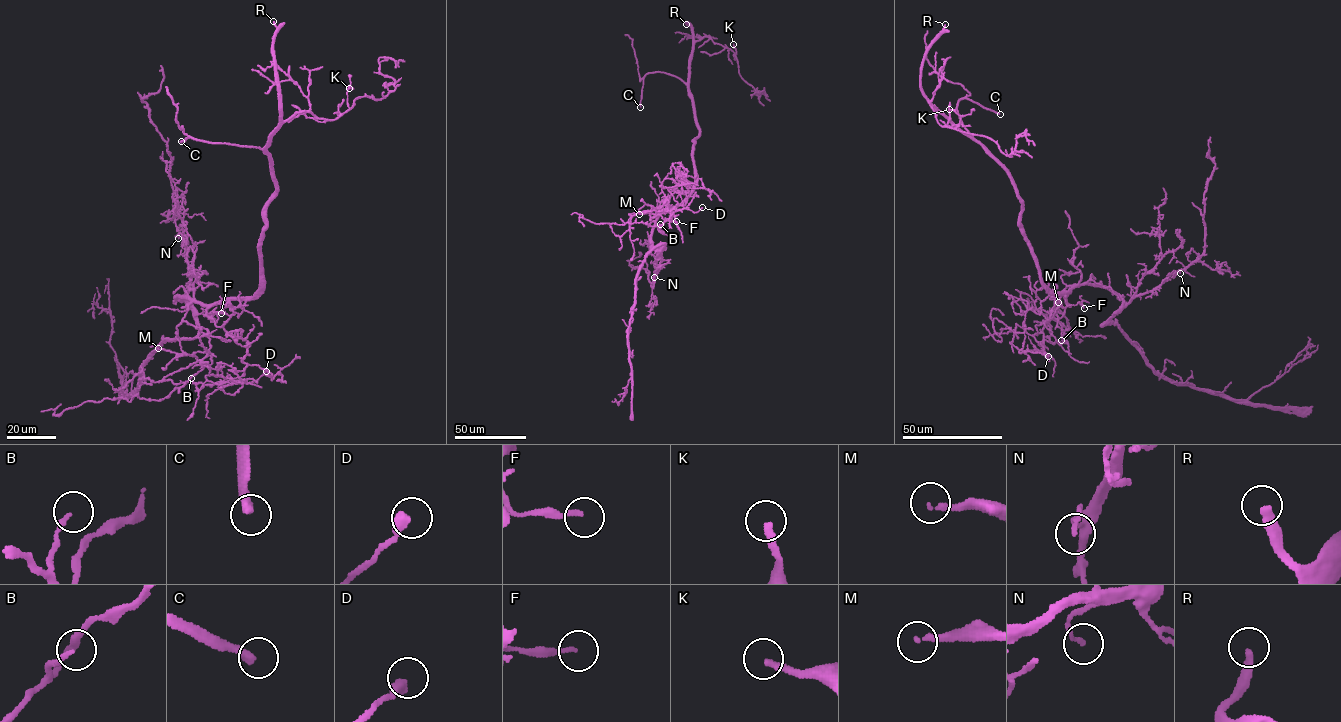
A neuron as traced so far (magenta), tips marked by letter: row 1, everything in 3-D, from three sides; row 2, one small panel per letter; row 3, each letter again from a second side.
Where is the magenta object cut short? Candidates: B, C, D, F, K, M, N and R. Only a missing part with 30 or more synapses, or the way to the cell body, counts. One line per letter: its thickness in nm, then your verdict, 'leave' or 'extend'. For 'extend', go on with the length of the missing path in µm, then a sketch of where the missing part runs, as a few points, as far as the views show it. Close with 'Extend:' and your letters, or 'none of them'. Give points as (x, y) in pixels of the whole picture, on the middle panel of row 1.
B: 140 nm thick; leave
C: 320 nm thick; extend; about 170 µm are missing; missing branch runs (640, 107), (622, 86), (618, 74), (618, 103), (611, 132), (626, 158)
D: 380 nm thick; leave
F: 160 nm thick; extend; about 45 µm are missing; missing branch runs (676, 221), (691, 212), (673, 220), (658, 220)
K: 220 nm thick; leave
M: 190 nm thick; extend; about 100 µm are missing; missing branch runs (639, 214), (625, 215), (615, 224), (594, 231), (575, 206), (575, 194), (565, 189), (560, 196)
N: 140 nm thick; leave
R: 320 nm thick; extend; about 35 µm are missing; missing branch runs (686, 24), (676, 18), (670, 18), (658, 33)
Extend: C, F, M, R

